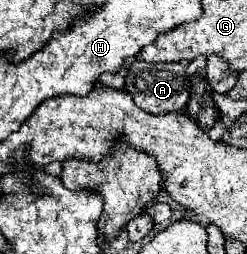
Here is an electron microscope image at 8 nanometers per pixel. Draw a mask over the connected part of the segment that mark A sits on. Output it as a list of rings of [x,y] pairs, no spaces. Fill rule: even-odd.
[[[182,60],[178,64],[166,64],[166,62],[134,62],[128,68],[126,76],[126,90],[132,92],[136,106],[140,106],[146,112],[152,114],[164,114],[164,112],[176,112],[186,108],[190,100],[190,74],[188,74],[188,60]]]

